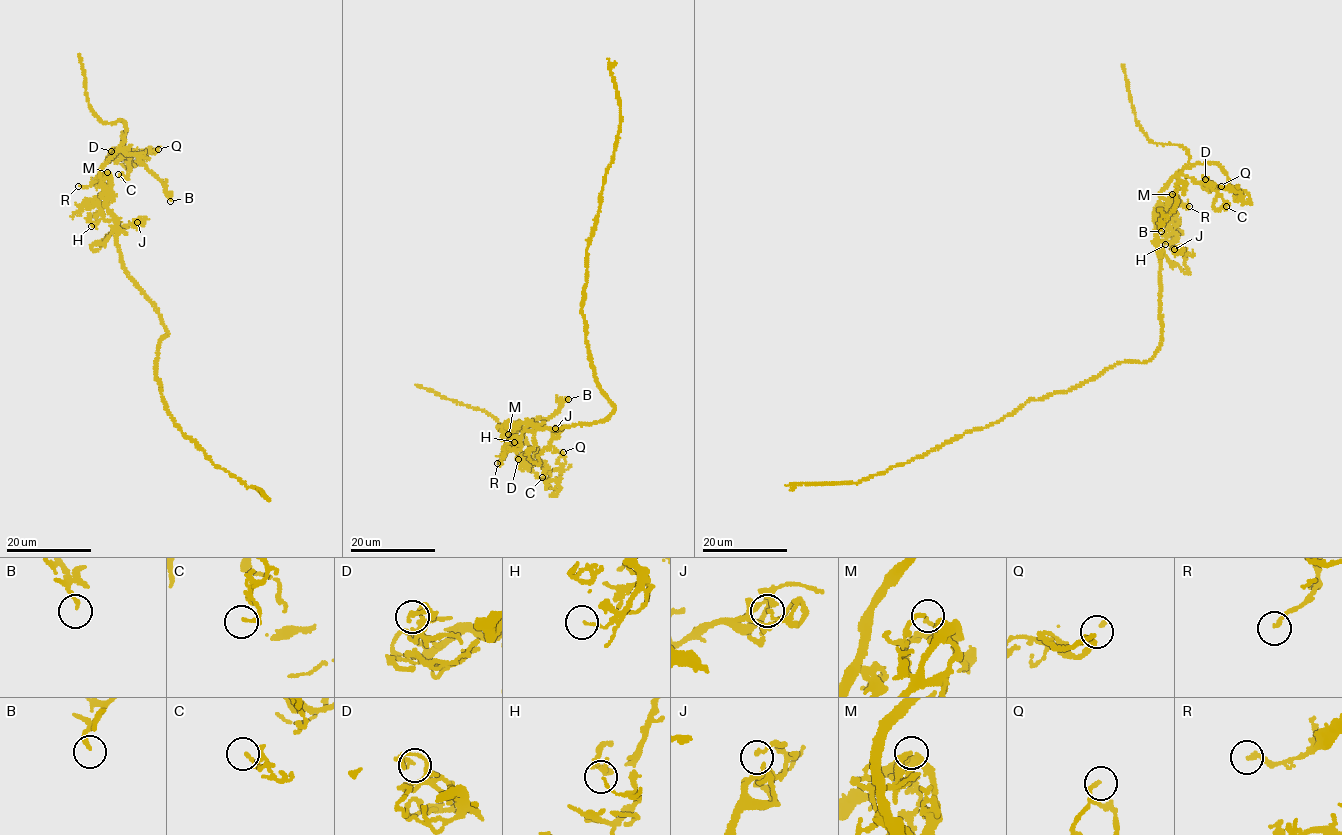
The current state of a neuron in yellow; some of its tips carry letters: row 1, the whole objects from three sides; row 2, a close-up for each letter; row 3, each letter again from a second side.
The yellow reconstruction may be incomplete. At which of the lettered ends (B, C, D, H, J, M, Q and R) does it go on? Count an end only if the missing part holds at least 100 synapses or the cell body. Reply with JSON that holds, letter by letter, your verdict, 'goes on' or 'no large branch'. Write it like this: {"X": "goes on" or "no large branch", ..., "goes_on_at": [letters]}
{"B": "no large branch", "C": "no large branch", "D": "no large branch", "H": "no large branch", "J": "no large branch", "M": "no large branch", "Q": "no large branch", "R": "no large branch", "goes_on_at": []}

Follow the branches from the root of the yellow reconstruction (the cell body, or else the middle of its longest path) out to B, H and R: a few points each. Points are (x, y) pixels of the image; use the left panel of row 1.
B: (163, 338), (167, 331), (155, 304), (121, 260), (103, 167), (121, 149), (134, 154), (170, 201)
H: (163, 338), (167, 331), (155, 304), (121, 260), (116, 224), (104, 219), (100, 211), (91, 226)
R: (163, 338), (167, 331), (155, 304), (121, 260), (116, 219), (107, 207), (108, 178), (78, 186)

